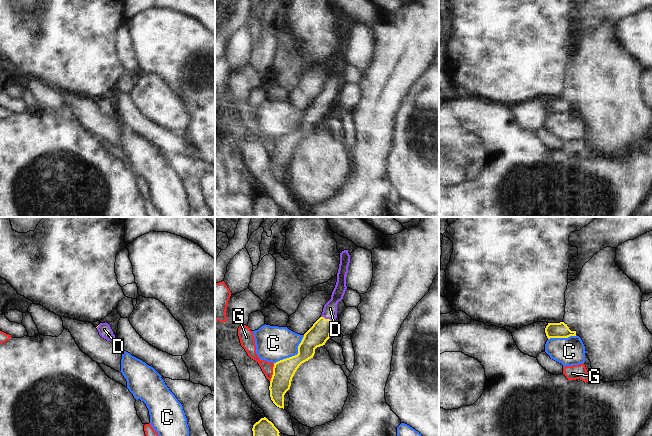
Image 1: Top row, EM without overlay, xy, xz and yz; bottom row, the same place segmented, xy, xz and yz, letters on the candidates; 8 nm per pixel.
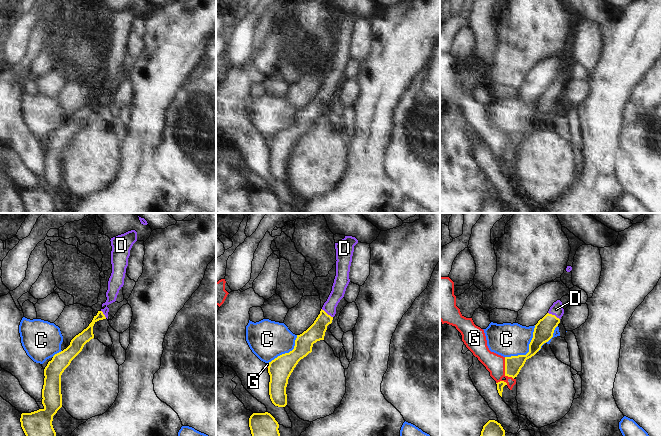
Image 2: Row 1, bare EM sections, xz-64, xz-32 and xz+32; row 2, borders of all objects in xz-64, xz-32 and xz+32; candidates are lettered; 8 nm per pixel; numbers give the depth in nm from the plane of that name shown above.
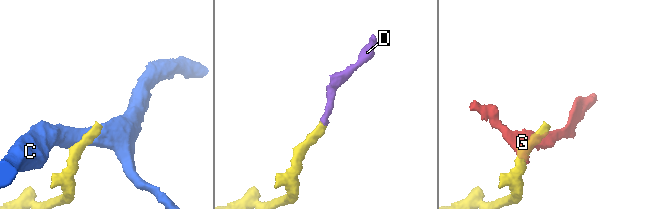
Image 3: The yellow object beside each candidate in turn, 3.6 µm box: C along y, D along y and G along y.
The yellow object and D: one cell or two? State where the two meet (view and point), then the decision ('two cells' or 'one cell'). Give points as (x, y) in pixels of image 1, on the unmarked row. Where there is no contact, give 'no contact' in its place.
contact xz (327, 95); one cell

